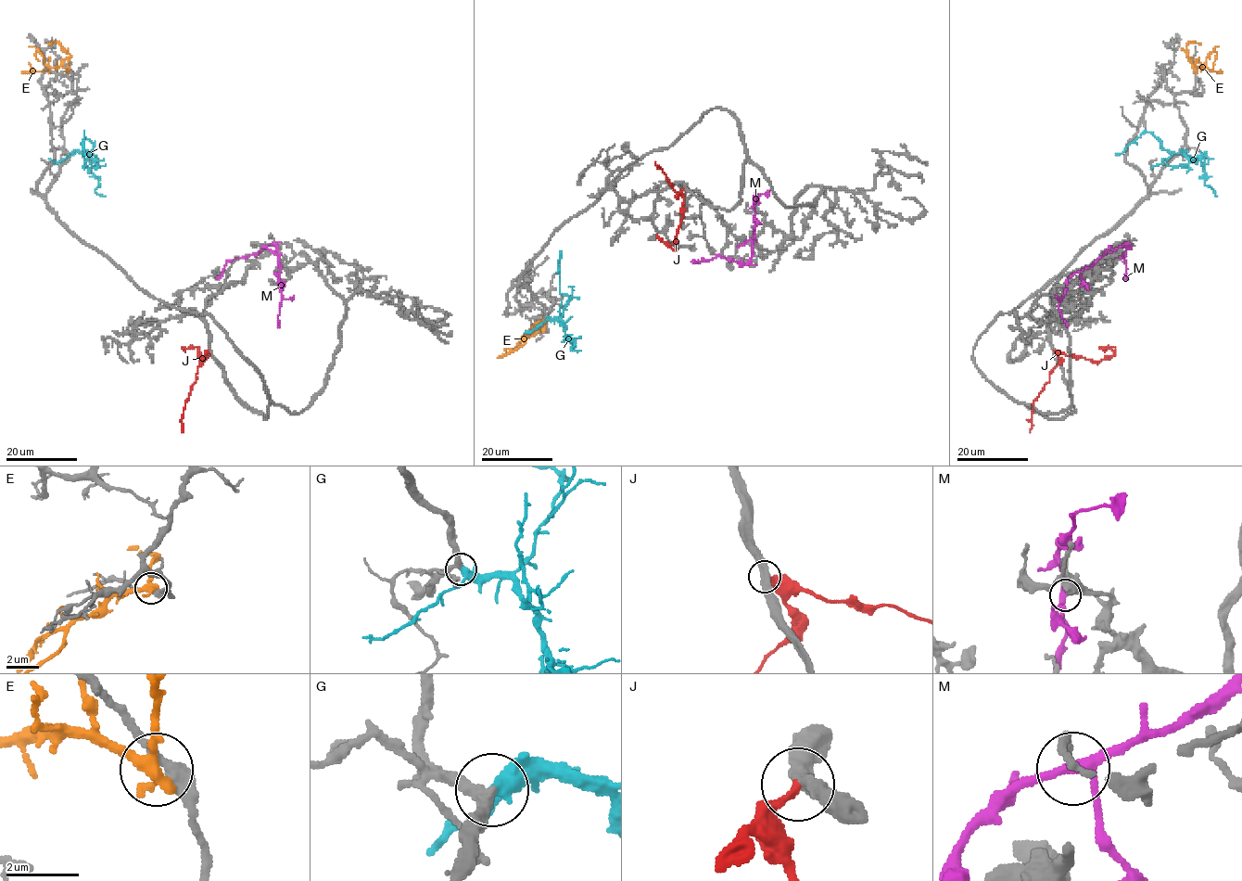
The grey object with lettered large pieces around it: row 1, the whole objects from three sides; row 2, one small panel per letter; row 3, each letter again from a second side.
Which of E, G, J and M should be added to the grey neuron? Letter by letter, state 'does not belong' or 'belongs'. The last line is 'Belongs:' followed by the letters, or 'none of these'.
E: does not belong
G: belongs
J: does not belong
M: does not belong
Belongs: G

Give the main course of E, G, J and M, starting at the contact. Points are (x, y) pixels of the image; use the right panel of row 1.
E: (1195, 70), (1197, 66), (1203, 67), (1212, 51), (1216, 52), (1214, 60)
G: (1182, 152), (1171, 153), (1162, 148), (1157, 137), (1144, 131), (1120, 153), (1115, 153)
J: (1054, 350), (1059, 363), (1033, 402), (1030, 432)
M: (1078, 272), (1090, 267), (1119, 247), (1128, 244), (1120, 258), (1124, 260), (1126, 266), (1125, 280)

